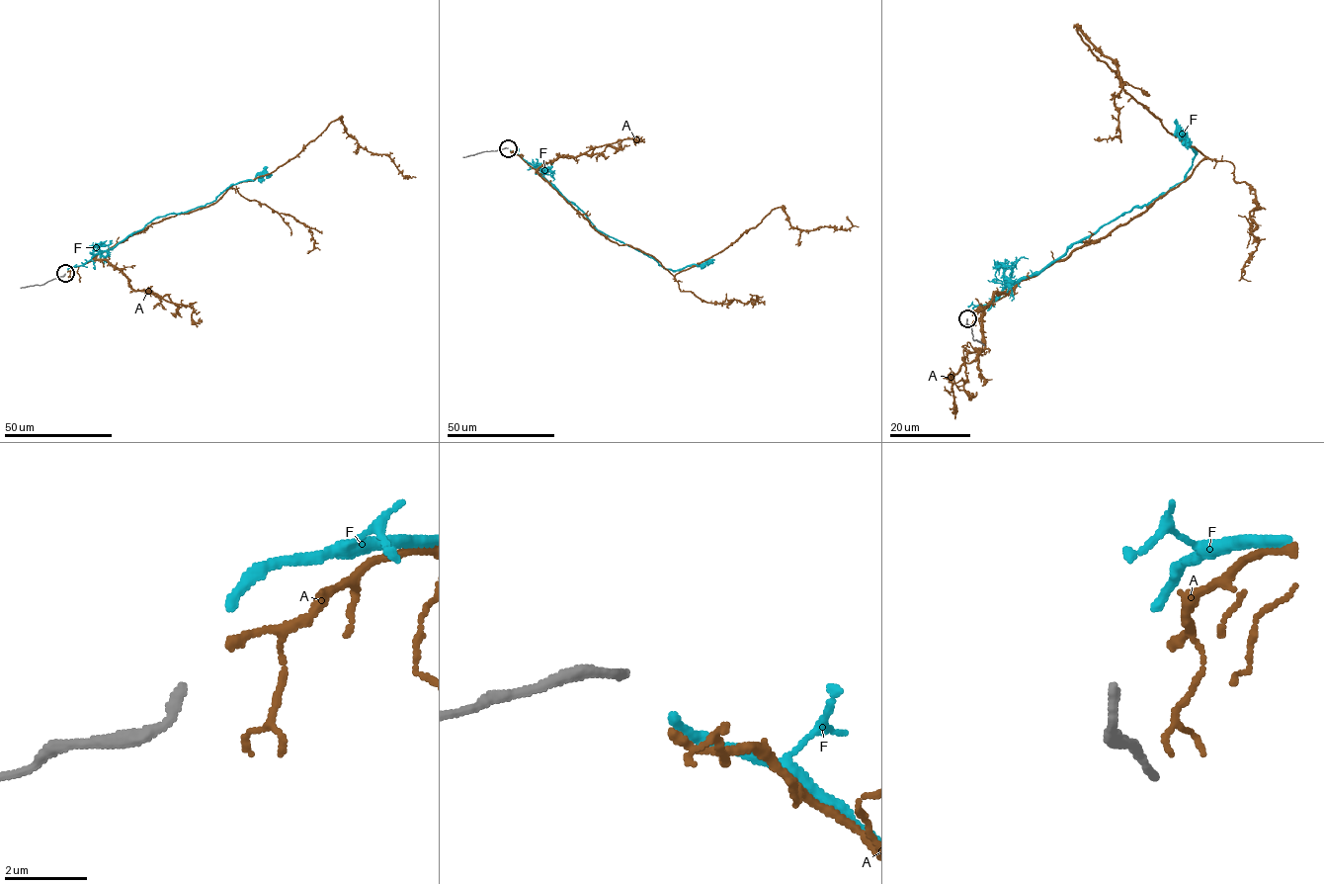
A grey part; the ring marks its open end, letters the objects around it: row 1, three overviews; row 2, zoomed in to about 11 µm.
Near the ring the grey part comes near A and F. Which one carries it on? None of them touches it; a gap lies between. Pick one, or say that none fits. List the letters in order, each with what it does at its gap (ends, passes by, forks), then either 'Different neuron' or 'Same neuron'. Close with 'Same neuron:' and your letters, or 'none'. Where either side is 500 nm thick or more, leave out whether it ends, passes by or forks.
A: It ends there. Different neuron
F: It ends there. Different neuron
Same neuron: none

